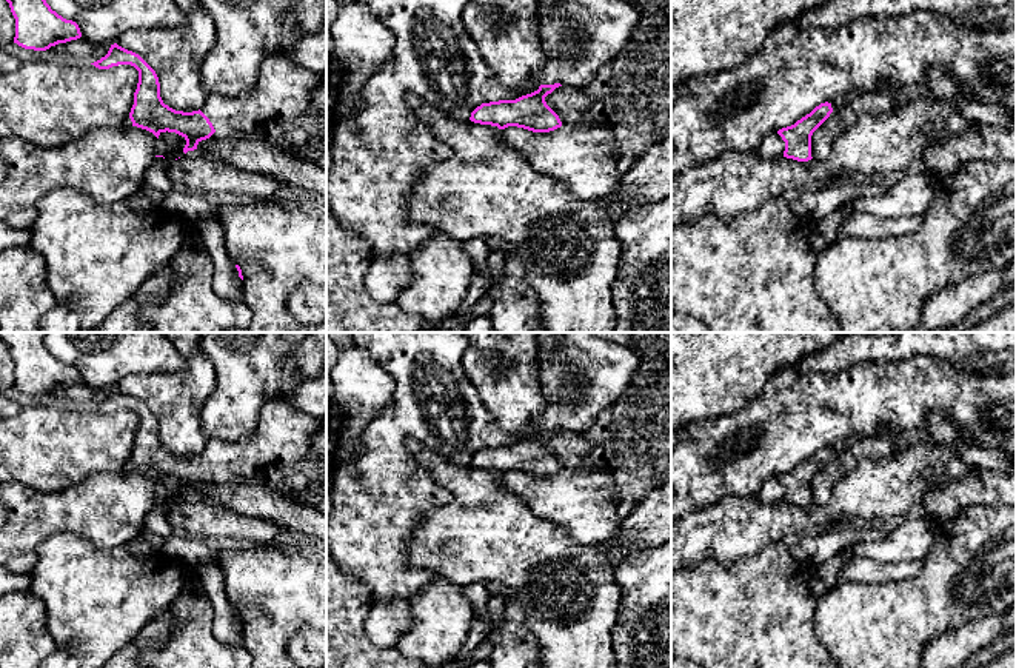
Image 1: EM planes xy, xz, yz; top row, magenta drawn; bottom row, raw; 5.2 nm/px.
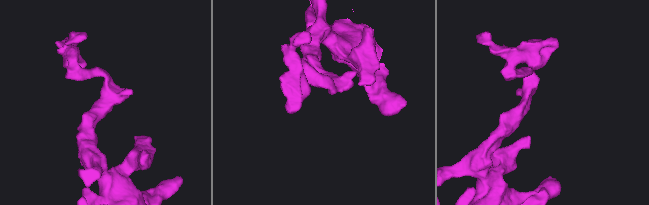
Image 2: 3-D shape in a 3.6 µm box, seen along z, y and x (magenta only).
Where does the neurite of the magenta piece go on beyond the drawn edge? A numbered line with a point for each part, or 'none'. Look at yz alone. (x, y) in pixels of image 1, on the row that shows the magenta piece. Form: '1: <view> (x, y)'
none

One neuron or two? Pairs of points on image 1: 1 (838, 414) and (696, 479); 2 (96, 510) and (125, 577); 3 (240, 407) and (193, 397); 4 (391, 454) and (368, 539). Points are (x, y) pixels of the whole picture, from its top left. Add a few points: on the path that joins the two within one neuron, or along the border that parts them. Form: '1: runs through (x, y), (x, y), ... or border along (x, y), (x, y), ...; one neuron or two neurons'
1: runs through (802, 414), (796, 414), (750, 456), (731, 460); one neuron
2: border along (79, 534), (99, 548), (123, 547); two neurons
3: border along (214, 365), (214, 390), (202, 407), (207, 436); two neurons
4: runs through (382, 476), (380, 490), (373, 500), (373, 517); one neuron

